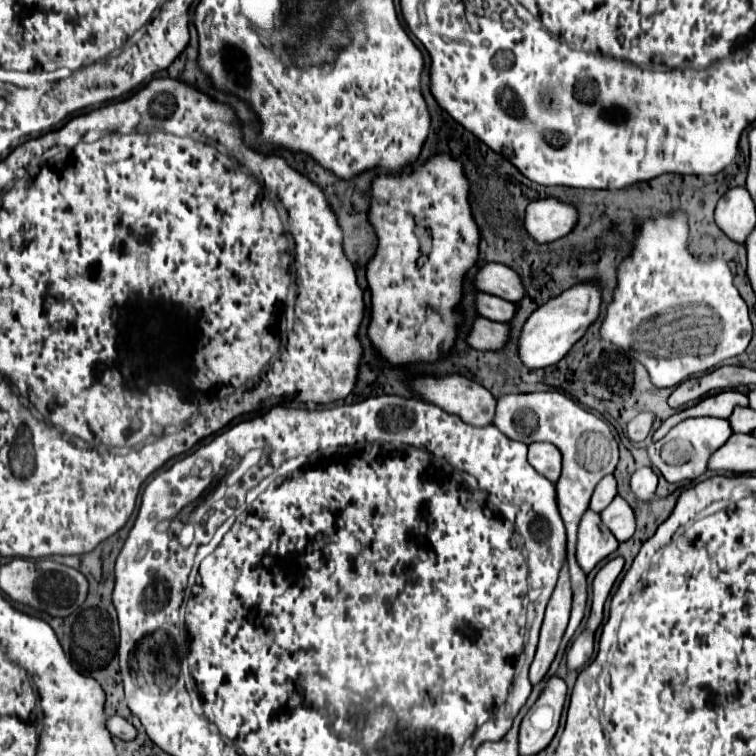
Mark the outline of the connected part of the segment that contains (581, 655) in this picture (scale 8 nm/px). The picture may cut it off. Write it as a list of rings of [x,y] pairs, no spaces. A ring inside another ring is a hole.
[[[585,629],[567,651],[567,667],[579,669],[591,659],[591,655],[593,655],[593,633]]]

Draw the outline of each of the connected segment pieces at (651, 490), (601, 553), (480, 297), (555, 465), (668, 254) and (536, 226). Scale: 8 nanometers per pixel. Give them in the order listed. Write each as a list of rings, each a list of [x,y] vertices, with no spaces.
[[[639,467],[631,477],[631,489],[637,499],[651,499],[657,489],[657,473],[651,467]]]
[[[587,511],[579,525],[577,539],[577,561],[585,573],[589,573],[599,561],[611,555],[617,549],[619,541],[615,535],[603,525],[601,515],[595,511]]]
[[[477,293],[477,309],[483,317],[491,321],[501,321],[501,323],[509,323],[517,311],[513,303],[507,303],[505,299],[499,299],[487,293]]]
[[[533,443],[529,447],[529,463],[531,467],[547,477],[551,483],[557,483],[561,475],[561,453],[551,443]]]
[[[677,211],[675,215],[657,215],[655,219],[641,221],[635,249],[619,265],[619,285],[601,325],[601,337],[625,349],[629,357],[643,361],[651,375],[651,381],[657,387],[675,387],[689,377],[707,373],[717,363],[729,357],[741,355],[747,349],[753,335],[749,309],[733,285],[731,269],[721,259],[711,259],[705,263],[695,259],[687,251],[687,235],[687,217],[681,211]]]
[[[547,197],[529,203],[525,229],[539,243],[549,243],[565,237],[579,221],[579,211],[565,201]]]

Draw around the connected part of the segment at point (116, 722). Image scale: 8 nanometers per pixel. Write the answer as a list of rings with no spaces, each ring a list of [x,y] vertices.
[[[109,717],[109,721],[107,721],[107,729],[109,729],[109,733],[113,735],[113,737],[119,737],[119,739],[123,739],[123,741],[133,741],[135,737],[137,737],[137,729],[127,721],[127,719],[123,719],[123,717]]]

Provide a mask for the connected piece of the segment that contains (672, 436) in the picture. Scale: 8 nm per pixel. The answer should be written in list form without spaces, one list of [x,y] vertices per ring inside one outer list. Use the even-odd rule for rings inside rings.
[[[697,417],[697,419],[685,419],[679,425],[675,425],[669,435],[657,443],[649,445],[649,457],[655,469],[661,471],[661,475],[669,483],[679,481],[693,481],[701,477],[707,471],[707,463],[711,455],[727,443],[727,439],[733,435],[733,429],[727,419],[711,419],[711,417]]]

